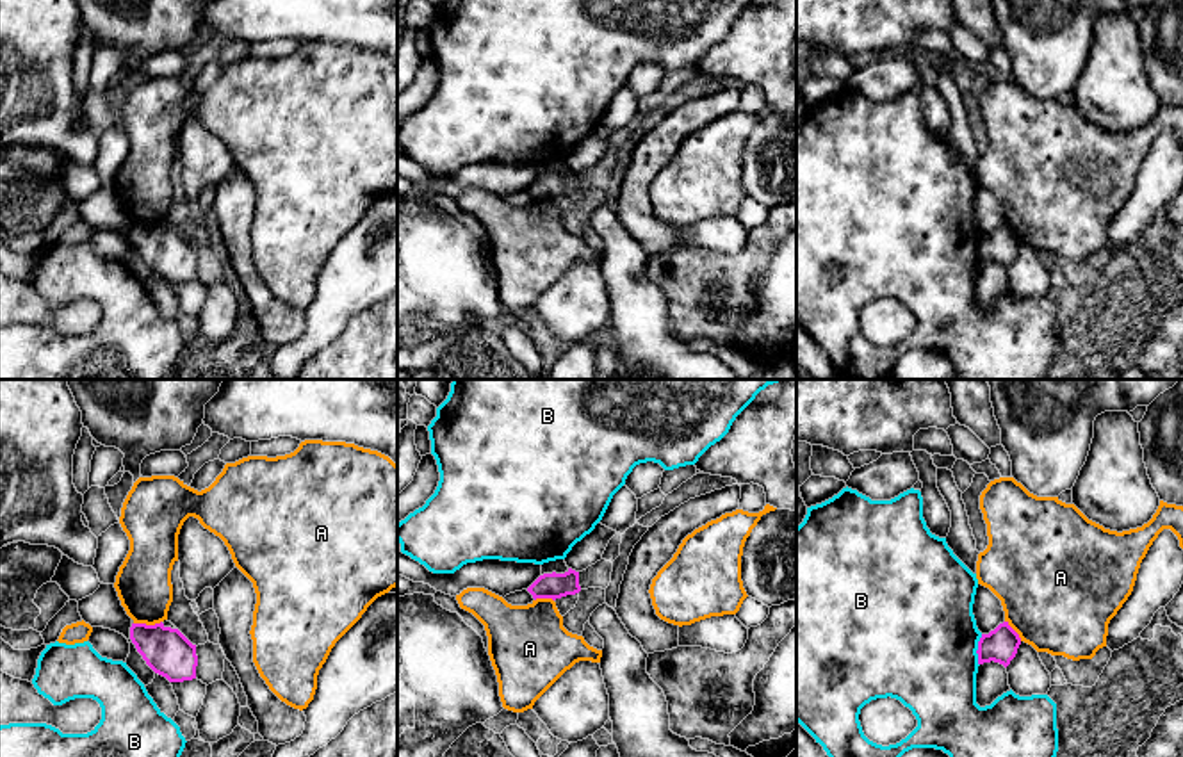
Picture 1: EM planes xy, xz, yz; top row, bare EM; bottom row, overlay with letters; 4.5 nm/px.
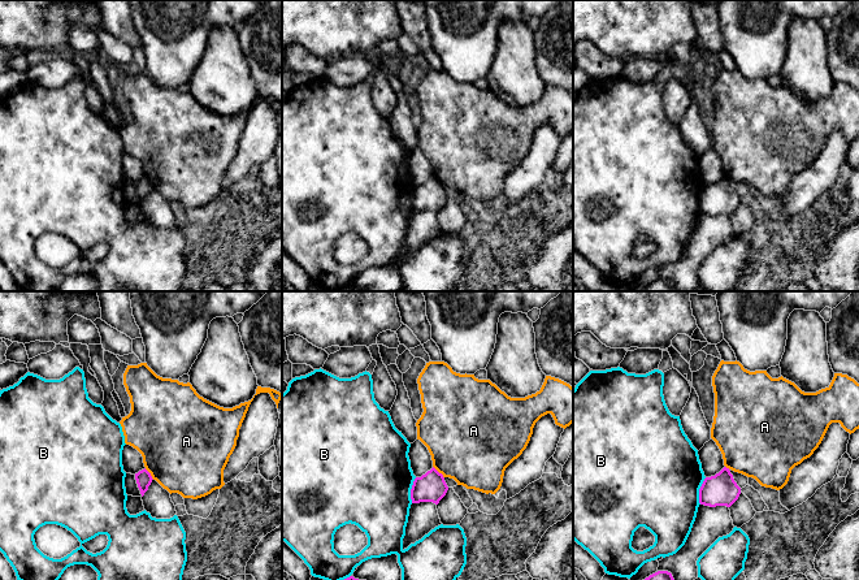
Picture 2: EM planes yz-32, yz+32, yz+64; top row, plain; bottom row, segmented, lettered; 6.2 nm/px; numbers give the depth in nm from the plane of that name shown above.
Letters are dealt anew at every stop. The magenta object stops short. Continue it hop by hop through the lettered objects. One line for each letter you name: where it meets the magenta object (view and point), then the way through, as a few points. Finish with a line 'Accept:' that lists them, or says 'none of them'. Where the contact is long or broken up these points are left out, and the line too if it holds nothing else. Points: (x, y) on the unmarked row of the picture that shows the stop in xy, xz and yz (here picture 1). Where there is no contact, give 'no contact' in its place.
Accept: none of them

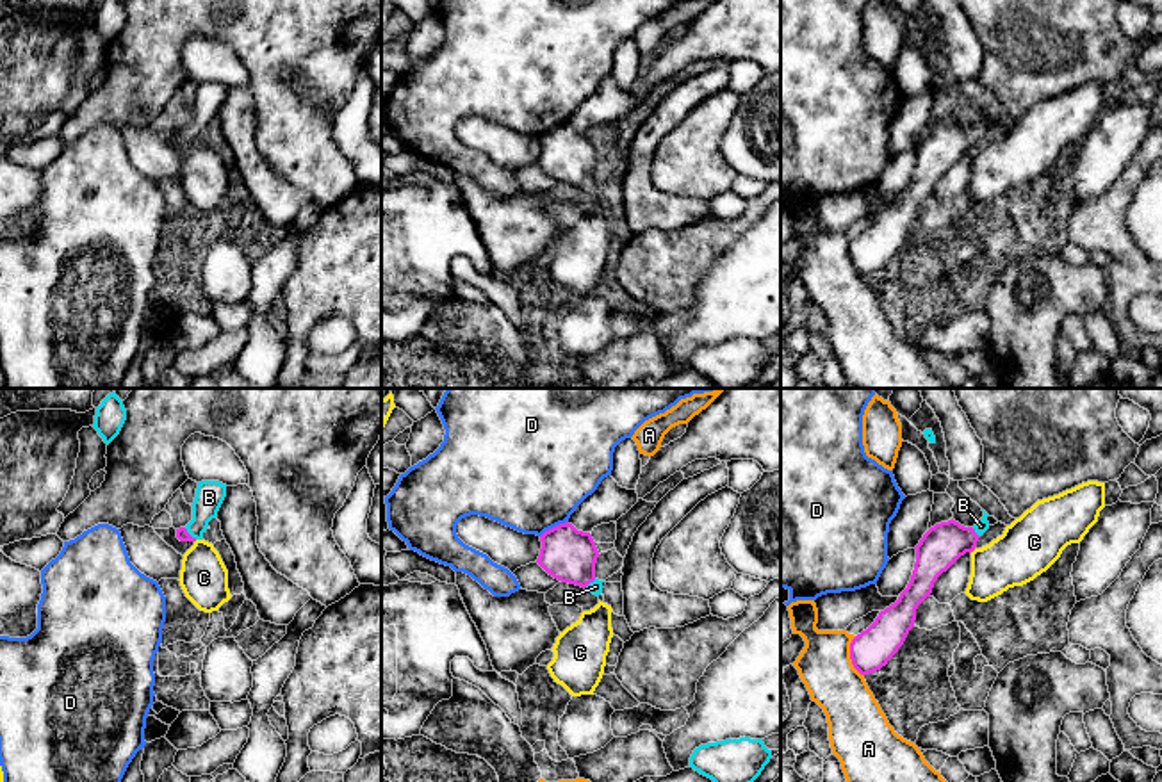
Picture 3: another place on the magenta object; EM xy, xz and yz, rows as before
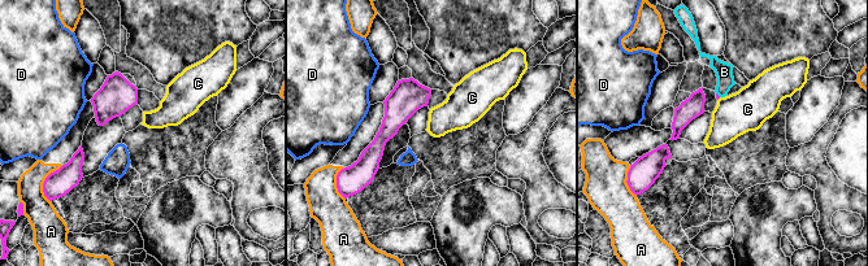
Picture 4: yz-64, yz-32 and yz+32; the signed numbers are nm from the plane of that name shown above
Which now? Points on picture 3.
B: xz (590, 182) | across xz (567, 155), (590, 182), (596, 187)
Accept: B

